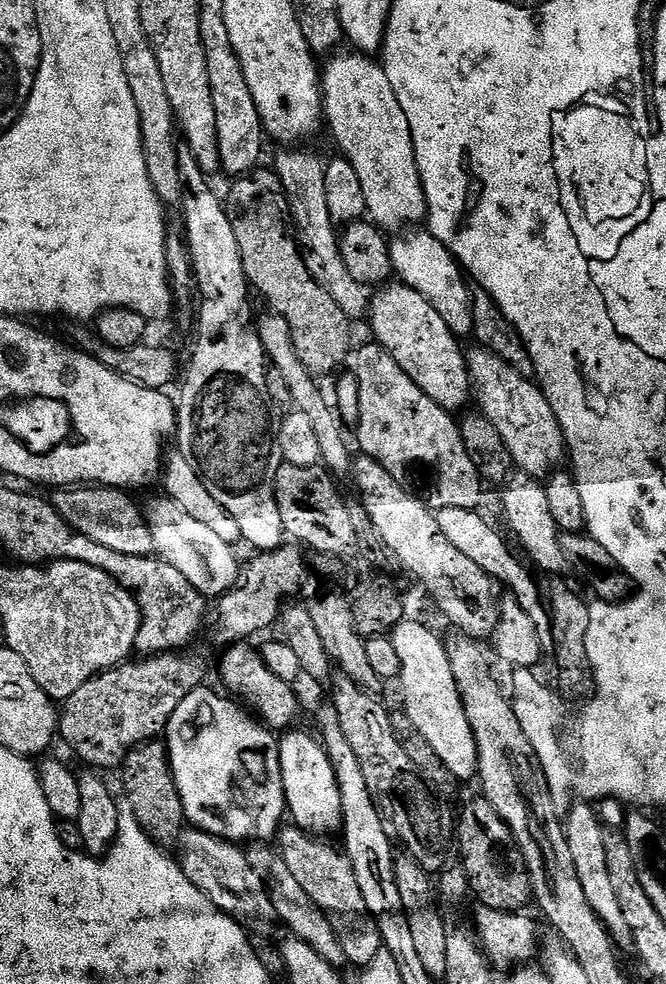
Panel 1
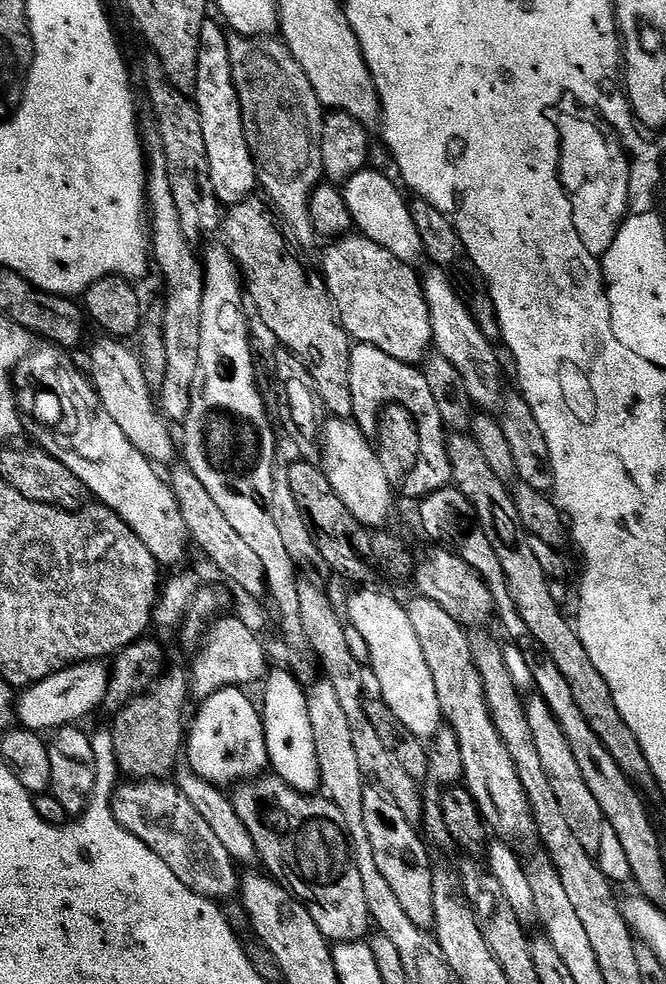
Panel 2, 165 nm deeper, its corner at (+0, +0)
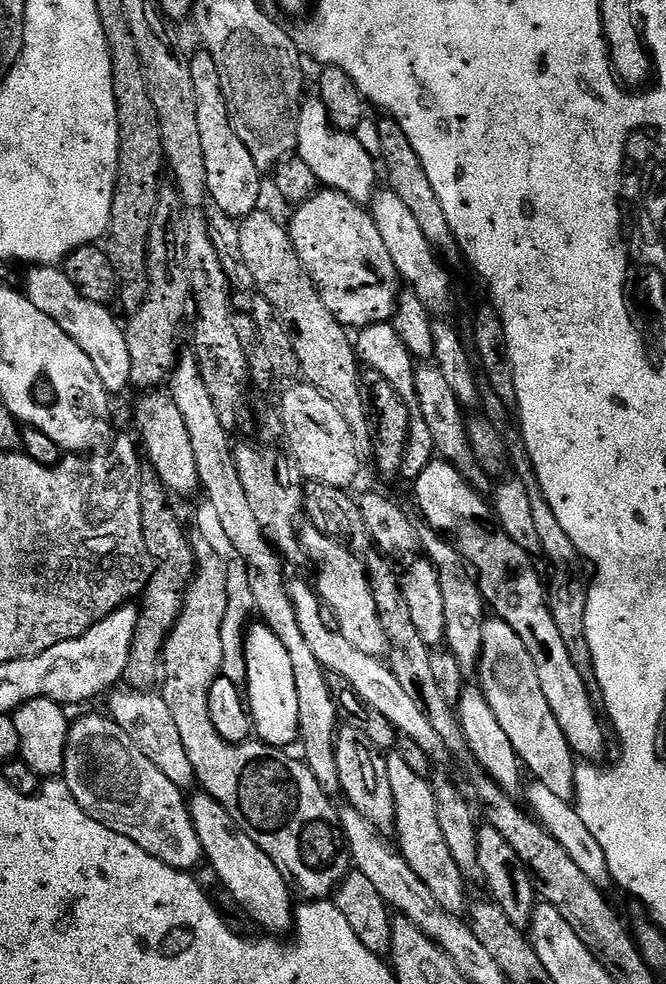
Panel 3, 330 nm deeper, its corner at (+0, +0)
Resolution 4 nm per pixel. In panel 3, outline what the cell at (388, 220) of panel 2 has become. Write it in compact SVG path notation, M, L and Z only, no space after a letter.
M308 98L301 103L300 113L298 114L298 142L296 143L296 152L298 158L302 162L306 162L306 166L310 166L310 170L314 173L314 178L325 189L341 192L346 194L356 204L365 206L371 205L377 191L376 185L376 168L378 172L378 164L372 161L372 156L368 153L368 148L359 140L359 135L351 132L343 132L338 130L330 122L330 118L326 114L326 106L319 98Z

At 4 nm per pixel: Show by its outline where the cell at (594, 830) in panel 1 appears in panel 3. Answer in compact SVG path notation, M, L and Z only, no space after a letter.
M485 619L479 676L478 686L486 694L498 726L506 730L506 738L510 738L521 765L532 771L531 779L542 782L558 798L571 801L576 794L577 757L570 742L566 742L566 734L562 734L562 726L558 726L558 718L554 718L554 710L550 710L550 702L542 694L542 682L538 682L538 670L534 670L534 658L530 658L526 642L506 622Z

